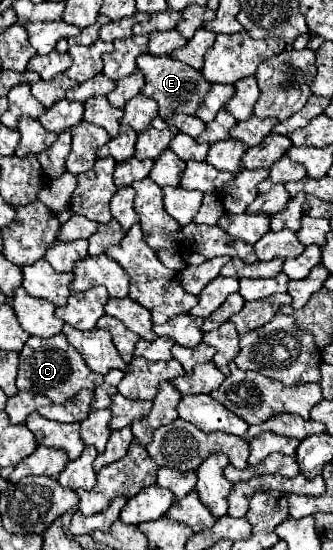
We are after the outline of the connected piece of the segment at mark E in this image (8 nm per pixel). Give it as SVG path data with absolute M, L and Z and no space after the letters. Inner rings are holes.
M141 55L137 57L137 67L143 71L145 87L141 89L141 95L151 97L157 101L159 115L163 119L169 119L175 113L193 115L199 107L199 103L205 99L211 83L207 83L201 75L201 71L191 69L189 65L181 61L173 61L171 57L153 57L153 55Z

